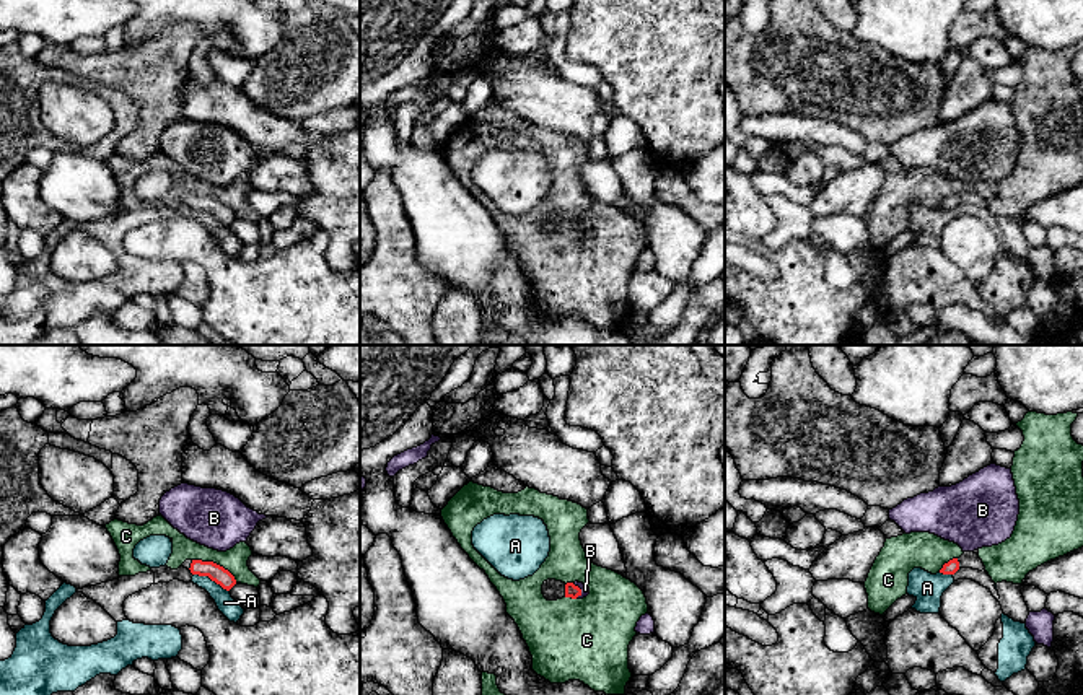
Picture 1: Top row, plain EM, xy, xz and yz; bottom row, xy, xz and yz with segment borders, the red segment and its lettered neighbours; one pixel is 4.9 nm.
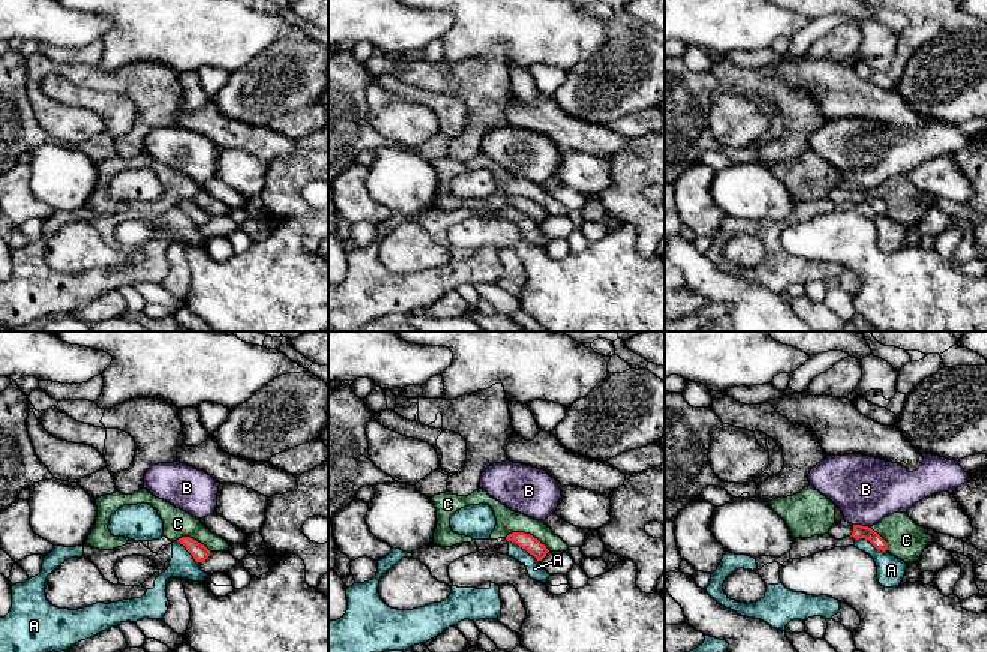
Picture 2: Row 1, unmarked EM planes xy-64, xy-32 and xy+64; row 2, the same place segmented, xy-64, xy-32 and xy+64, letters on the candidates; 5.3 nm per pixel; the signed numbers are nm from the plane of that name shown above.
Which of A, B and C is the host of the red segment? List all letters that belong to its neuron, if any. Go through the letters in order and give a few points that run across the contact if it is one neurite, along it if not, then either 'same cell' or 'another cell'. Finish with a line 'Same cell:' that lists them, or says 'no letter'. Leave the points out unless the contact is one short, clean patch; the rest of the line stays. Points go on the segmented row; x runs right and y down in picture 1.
A: xy (194, 573), (209, 576), (228, 591) | another cell
B: xz (572, 583), (580, 590), (577, 598) | another cell
C: another cell
Same cell: no letter

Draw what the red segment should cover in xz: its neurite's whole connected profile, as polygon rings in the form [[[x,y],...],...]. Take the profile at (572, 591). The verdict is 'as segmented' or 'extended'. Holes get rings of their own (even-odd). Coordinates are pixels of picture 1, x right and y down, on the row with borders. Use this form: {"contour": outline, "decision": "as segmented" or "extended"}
{"contour": [[[547,579],[542,584],[542,594],[547,601],[557,601],[562,597],[577,599],[578,596],[581,596],[581,589],[573,583],[565,584],[562,581]]], "decision": "extended"}

